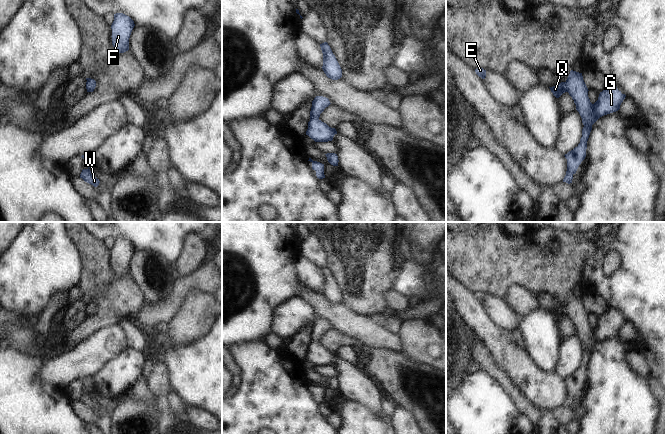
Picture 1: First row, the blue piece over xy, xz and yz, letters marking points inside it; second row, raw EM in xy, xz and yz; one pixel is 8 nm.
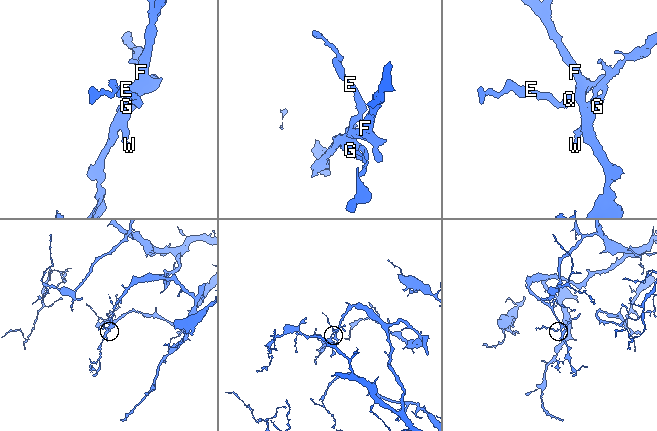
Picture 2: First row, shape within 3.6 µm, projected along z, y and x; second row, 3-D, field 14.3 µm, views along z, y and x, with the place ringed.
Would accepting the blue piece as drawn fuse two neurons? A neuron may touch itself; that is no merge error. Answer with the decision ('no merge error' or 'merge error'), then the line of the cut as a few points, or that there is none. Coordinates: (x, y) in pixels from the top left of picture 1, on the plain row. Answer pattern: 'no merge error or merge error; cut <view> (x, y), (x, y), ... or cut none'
no merge error; cut none

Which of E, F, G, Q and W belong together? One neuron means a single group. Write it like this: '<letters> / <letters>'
E F G Q W

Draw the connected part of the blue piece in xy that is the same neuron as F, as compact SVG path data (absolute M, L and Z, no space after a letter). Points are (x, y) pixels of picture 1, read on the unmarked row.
M123 237L114 238L112 253L112 269L117 277L129 274L129 262L134 252L134 245Z

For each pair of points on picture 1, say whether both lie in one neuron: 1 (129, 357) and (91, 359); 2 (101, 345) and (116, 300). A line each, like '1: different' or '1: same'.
1: different
2: different

